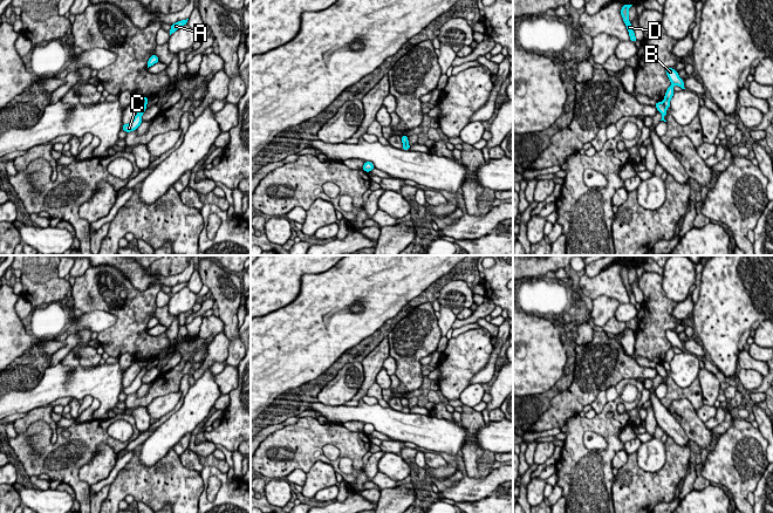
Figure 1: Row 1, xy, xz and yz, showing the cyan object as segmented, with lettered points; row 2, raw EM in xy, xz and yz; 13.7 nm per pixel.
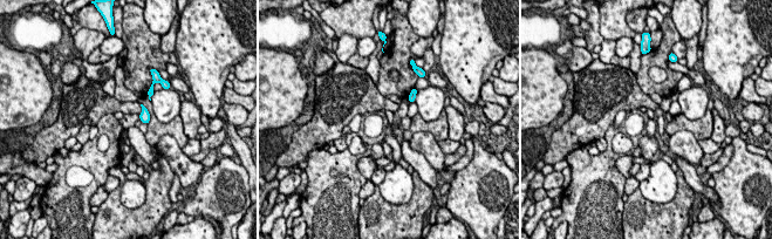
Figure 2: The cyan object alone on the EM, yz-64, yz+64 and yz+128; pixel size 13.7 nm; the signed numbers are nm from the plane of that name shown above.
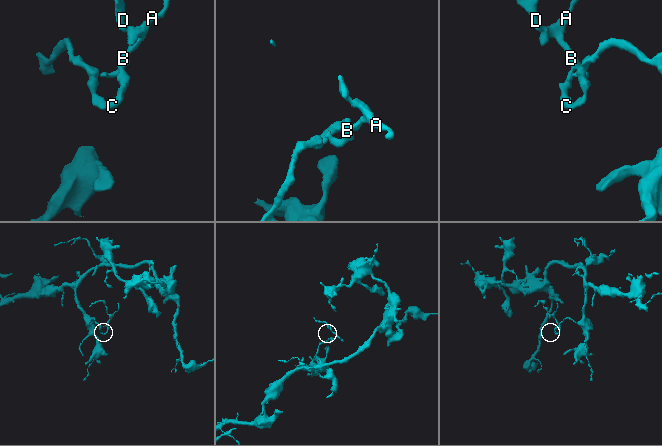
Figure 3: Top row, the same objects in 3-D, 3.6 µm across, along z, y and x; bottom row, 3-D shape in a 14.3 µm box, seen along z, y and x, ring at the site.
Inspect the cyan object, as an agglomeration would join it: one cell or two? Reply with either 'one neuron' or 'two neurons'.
two neurons

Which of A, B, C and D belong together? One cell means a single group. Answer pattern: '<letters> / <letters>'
A B D / C

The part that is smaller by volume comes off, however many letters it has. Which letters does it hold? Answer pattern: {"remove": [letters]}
{"remove": ["A", "B", "D"]}

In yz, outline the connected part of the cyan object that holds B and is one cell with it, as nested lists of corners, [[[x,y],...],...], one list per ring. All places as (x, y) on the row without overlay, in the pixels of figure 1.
[[[668,329],[665,331],[665,335],[666,335],[666,338],[669,340],[669,342],[671,343],[671,348],[668,350],[668,353],[665,355],[663,367],[665,368],[665,370],[670,370],[670,362],[672,361],[673,355],[675,355],[673,349],[678,348],[682,351],[685,351],[685,350],[684,350],[684,343],[679,340],[677,333]]]

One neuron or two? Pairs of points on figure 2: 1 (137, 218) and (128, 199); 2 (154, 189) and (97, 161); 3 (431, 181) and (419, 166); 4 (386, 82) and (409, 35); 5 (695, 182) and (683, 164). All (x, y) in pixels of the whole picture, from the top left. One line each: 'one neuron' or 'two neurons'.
1: two neurons
2: two neurons
3: one neuron
4: one neuron
5: one neuron

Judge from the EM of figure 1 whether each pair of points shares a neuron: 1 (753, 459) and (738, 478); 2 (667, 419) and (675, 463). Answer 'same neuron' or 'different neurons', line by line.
1: same neuron
2: different neurons

